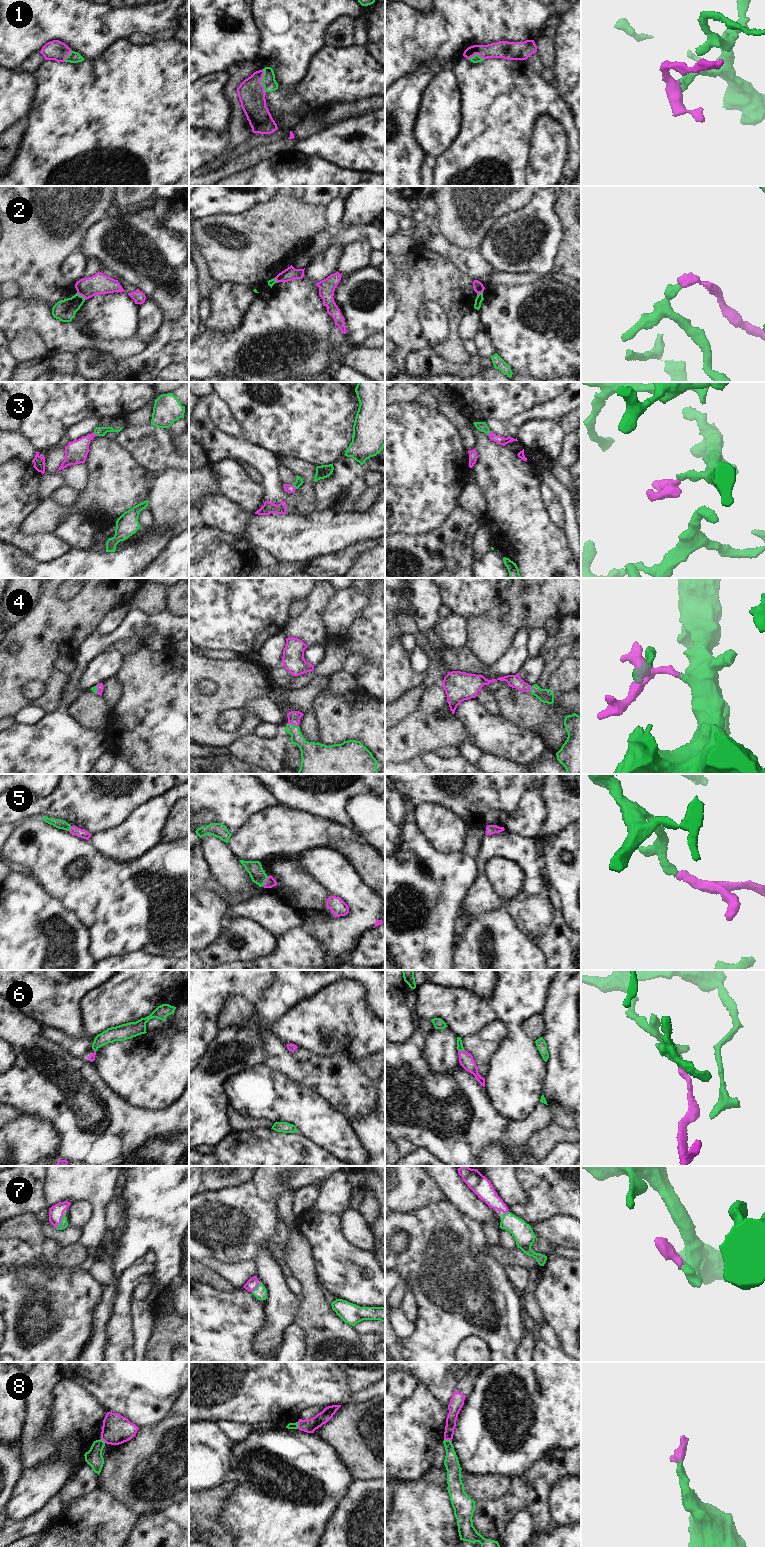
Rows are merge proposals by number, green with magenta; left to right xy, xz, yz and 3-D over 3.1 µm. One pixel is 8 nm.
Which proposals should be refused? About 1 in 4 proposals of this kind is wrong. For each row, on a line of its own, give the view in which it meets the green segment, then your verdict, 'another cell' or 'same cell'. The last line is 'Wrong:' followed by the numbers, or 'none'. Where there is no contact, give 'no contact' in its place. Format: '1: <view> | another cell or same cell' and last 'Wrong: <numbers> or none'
1: xz | same cell
2: xy | another cell
3: xy | same cell
4: xz | same cell
5: xz | same cell
6: yz | same cell
7: xy | same cell
8: yz | another cell
Wrong: 2, 8

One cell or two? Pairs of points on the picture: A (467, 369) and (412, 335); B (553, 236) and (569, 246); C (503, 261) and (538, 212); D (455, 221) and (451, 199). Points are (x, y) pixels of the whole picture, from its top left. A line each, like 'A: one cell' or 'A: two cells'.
A: two cells
B: two cells
C: one cell
D: one cell

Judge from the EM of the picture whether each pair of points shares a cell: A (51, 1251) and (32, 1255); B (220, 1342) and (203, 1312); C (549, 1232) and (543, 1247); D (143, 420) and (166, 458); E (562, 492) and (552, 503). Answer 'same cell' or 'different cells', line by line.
A: different cells
B: same cell
C: different cells
D: different cells
E: different cells

